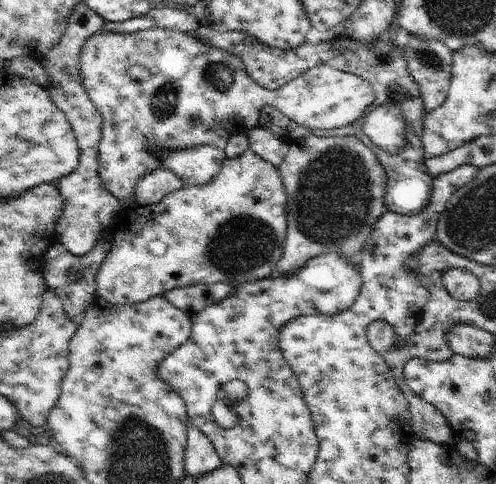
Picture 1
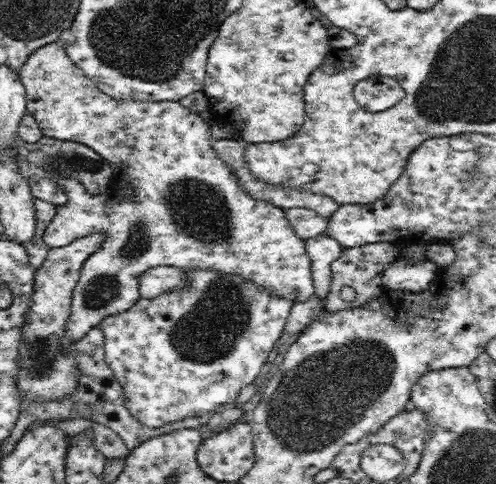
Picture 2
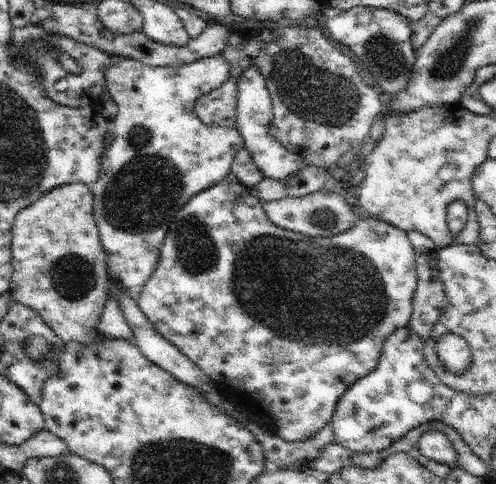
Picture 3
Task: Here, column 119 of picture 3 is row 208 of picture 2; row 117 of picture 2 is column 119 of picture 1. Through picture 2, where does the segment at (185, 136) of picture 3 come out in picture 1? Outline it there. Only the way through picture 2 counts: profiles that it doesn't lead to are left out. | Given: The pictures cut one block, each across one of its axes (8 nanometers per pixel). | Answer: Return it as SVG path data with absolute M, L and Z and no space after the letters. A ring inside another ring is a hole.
M149 28L149 30L143 30L143 32L133 32L133 34L103 34L103 32L97 32L81 48L79 72L81 72L81 84L85 86L87 96L91 98L91 102L97 108L97 112L101 114L101 140L99 140L99 166L97 166L97 174L99 174L99 178L103 182L103 188L107 192L111 192L121 202L123 208L133 206L131 196L135 194L135 184L139 182L139 178L145 176L145 174L149 174L149 172L153 172L153 170L161 168L161 164L157 164L157 160L153 160L151 152L147 150L147 144L149 146L159 146L161 150L183 150L183 148L193 148L193 146L215 146L215 148L223 150L227 146L227 140L231 140L231 136L235 136L235 134L247 134L249 130L257 128L263 106L277 108L285 118L289 118L289 122L299 124L299 126L309 128L309 130L331 130L331 128L339 128L339 126L347 126L347 124L353 126L357 120L363 118L365 108L369 108L371 102L375 100L375 92L371 90L371 86L369 86L367 80L363 80L363 78L359 78L355 74L347 74L347 72L341 72L337 68L331 68L329 64L319 64L319 66L309 68L307 72L303 72L295 80L287 82L279 90L273 90L273 92L265 90L263 86L259 86L259 84L255 84L251 80L251 76L245 72L243 60L239 56L235 56L235 54L231 54L227 50L203 44L193 32L181 32L181 30L171 30L171 28Z

